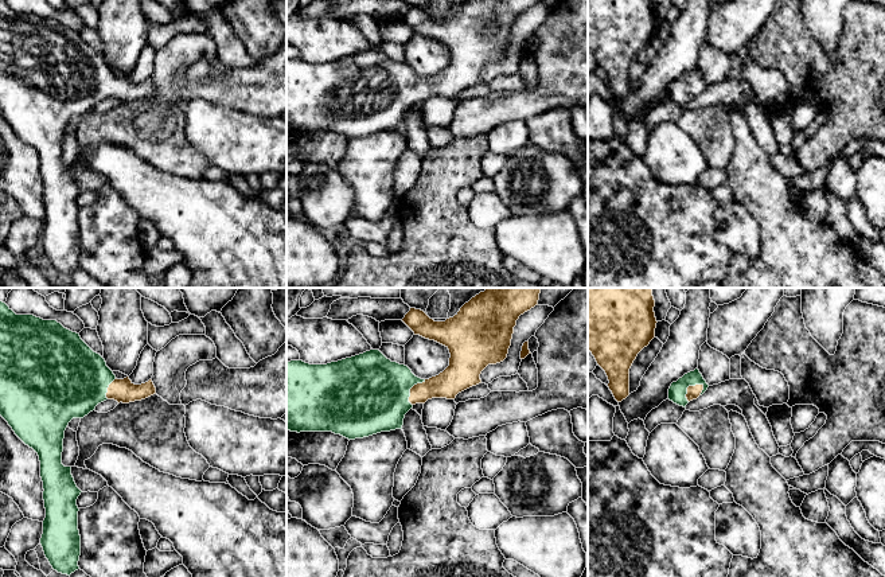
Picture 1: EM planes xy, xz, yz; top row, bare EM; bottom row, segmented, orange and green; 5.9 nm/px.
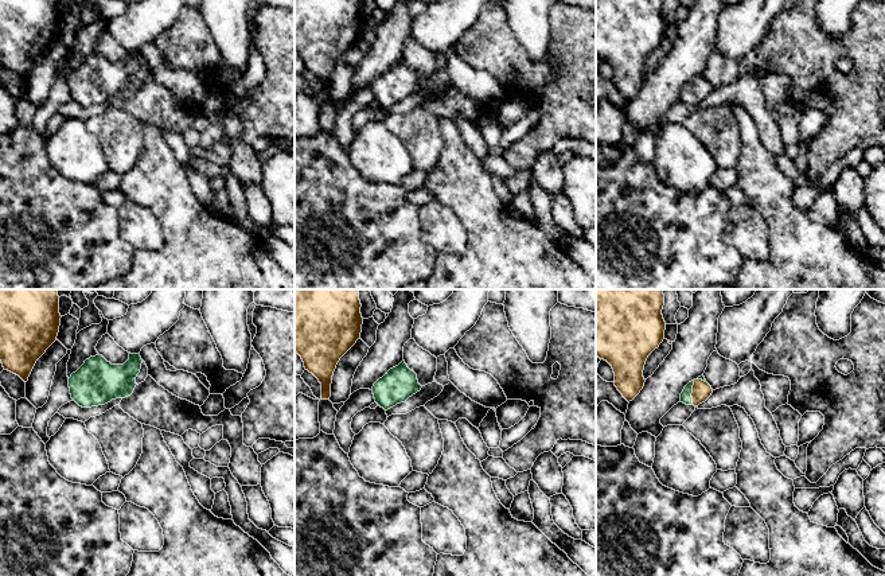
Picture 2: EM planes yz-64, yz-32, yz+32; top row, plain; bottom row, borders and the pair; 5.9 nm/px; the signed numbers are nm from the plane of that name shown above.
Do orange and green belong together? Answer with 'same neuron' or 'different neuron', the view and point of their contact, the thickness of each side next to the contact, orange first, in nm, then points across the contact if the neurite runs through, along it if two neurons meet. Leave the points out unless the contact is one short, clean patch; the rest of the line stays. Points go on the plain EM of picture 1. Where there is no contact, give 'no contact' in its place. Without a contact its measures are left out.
same neuron; contact yz (687, 86); calibres 80 and 110 nm; way yz (693, 90), (687, 86), (677, 92)

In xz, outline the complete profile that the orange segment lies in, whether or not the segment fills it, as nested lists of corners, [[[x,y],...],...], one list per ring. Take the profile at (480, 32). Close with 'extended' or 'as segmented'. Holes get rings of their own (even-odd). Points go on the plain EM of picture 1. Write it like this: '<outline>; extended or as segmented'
[[[468,0],[445,20],[434,20],[424,9],[410,7],[402,20],[414,34],[445,44],[451,52],[449,65],[429,78],[416,75],[408,65],[391,61],[379,48],[327,63],[286,61],[286,129],[332,130],[355,139],[402,128],[405,113],[416,102],[432,97],[455,98],[459,91],[482,82],[482,70],[507,56],[519,15],[535,4],[538,0]]]; extended

